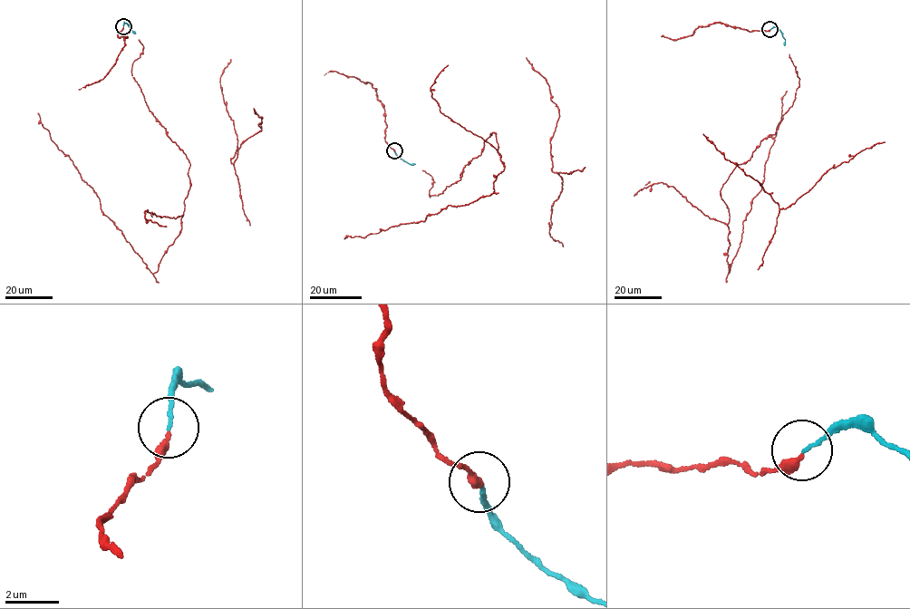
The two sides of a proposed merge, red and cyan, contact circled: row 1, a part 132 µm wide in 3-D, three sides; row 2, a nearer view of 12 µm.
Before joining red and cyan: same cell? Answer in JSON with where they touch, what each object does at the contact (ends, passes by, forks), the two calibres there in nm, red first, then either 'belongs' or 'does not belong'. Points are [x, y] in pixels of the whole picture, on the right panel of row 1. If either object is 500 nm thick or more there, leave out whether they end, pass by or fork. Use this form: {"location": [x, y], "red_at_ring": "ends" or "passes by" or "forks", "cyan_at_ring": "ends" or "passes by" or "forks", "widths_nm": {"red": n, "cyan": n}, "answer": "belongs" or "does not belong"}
{"location": [769, 29], "red_at_ring": "ends", "cyan_at_ring": "ends", "widths_nm": {"red": 300, "cyan": 110}, "answer": "belongs"}

